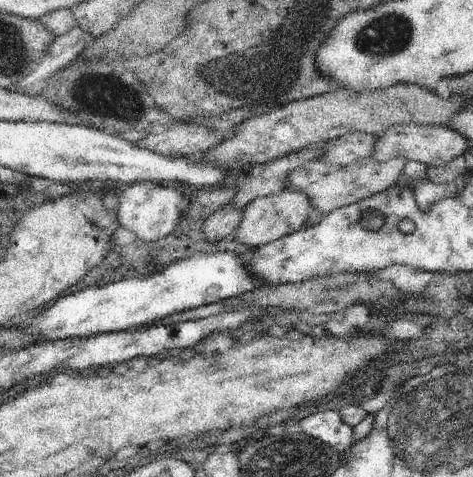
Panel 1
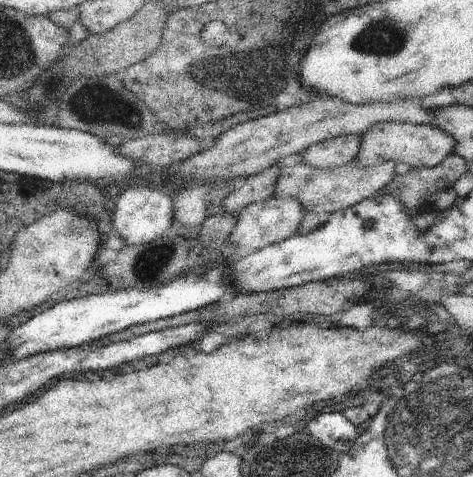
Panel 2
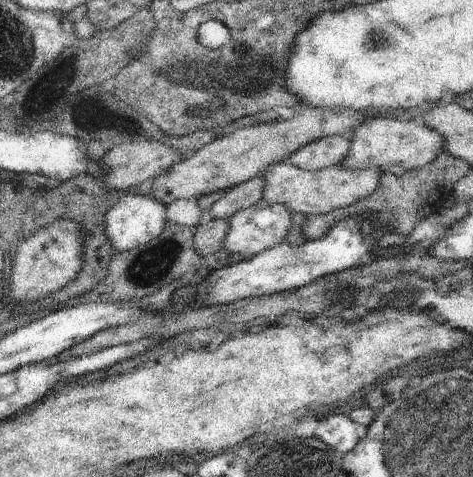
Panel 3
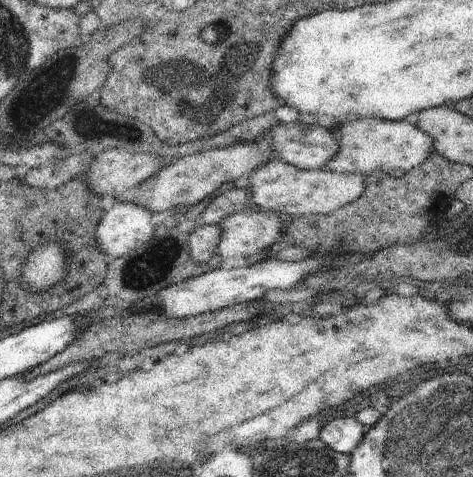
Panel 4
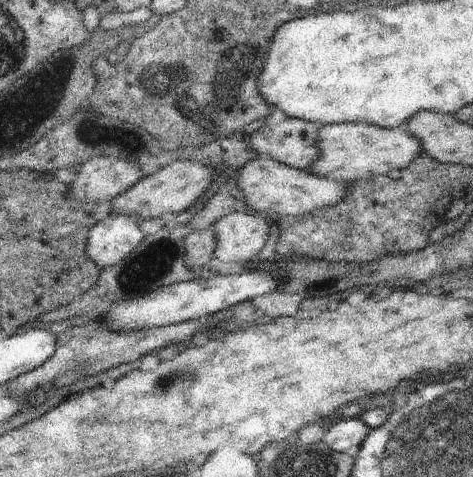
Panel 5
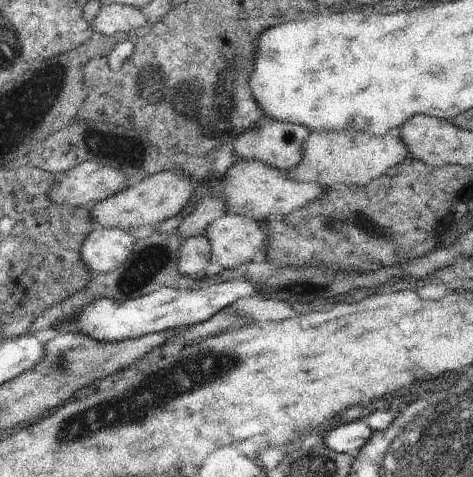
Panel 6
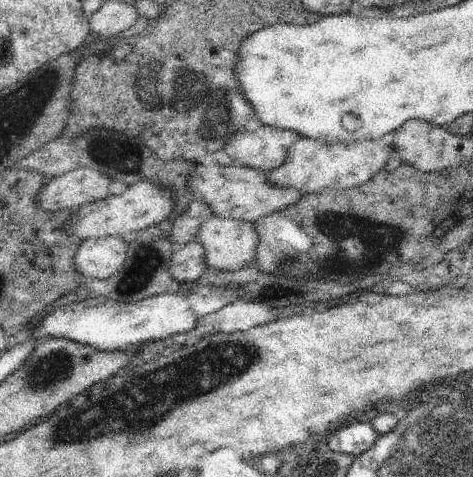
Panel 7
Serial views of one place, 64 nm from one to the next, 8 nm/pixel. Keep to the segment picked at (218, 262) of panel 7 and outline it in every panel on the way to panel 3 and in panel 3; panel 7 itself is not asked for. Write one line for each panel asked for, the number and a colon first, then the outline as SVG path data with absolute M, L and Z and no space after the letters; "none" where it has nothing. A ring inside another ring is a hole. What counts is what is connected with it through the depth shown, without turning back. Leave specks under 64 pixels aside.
3: M257 204L247 210L241 210L229 218L229 230L223 240L223 250L233 258L233 254L243 254L243 252L257 256L273 246L279 246L281 242L285 242L287 230L291 228L289 218L291 218L291 212L287 212L287 208L281 204L275 204L275 206Z
4: M235 212L219 222L221 238L217 244L217 254L225 258L249 258L261 254L263 248L273 246L283 230L273 212Z
5: M241 210L219 218L211 230L217 236L213 262L251 262L265 246L267 236L273 236L273 224L267 216L251 216Z
6: M221 214L207 224L203 234L211 246L209 262L231 270L257 260L265 244L263 228L257 226L257 220L247 216Z

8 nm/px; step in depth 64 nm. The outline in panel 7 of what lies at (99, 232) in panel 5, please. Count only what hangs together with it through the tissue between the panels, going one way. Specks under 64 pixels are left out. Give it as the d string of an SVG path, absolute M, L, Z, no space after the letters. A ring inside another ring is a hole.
M91 238L79 244L73 264L75 270L83 276L105 280L117 272L121 262L125 260L127 244L121 238Z

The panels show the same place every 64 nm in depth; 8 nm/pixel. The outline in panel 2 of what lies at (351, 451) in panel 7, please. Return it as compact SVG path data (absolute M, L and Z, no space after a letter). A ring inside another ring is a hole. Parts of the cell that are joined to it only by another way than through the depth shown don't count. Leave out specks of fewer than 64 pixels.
M343 412L341 414L319 414L307 426L309 436L315 436L325 446L333 448L341 456L351 450L353 442L359 438L359 430L351 424Z

